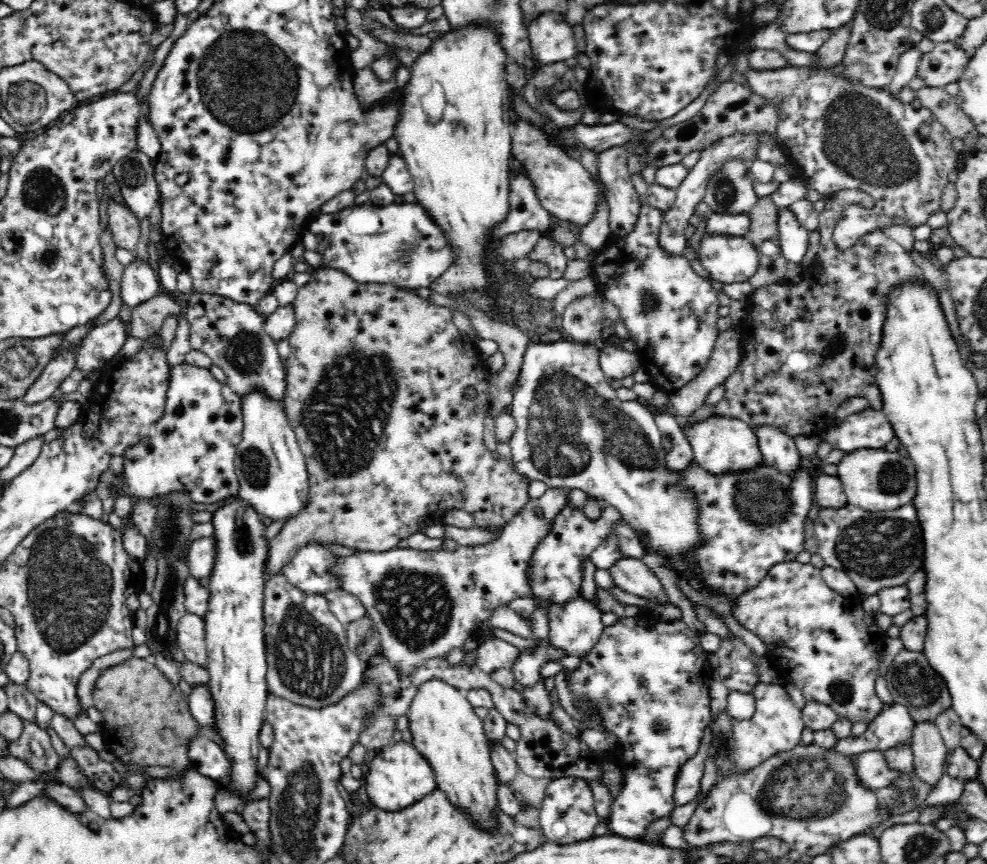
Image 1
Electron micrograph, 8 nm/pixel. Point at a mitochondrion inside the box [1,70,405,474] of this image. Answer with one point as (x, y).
(43, 191)

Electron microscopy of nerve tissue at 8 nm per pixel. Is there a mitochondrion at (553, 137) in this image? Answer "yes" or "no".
no

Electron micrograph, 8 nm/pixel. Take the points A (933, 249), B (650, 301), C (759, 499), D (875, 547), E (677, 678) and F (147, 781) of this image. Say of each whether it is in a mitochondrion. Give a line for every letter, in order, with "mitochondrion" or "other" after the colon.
A: other
B: mitochondrion
C: mitochondrion
D: mitochondrion
E: other
F: other

